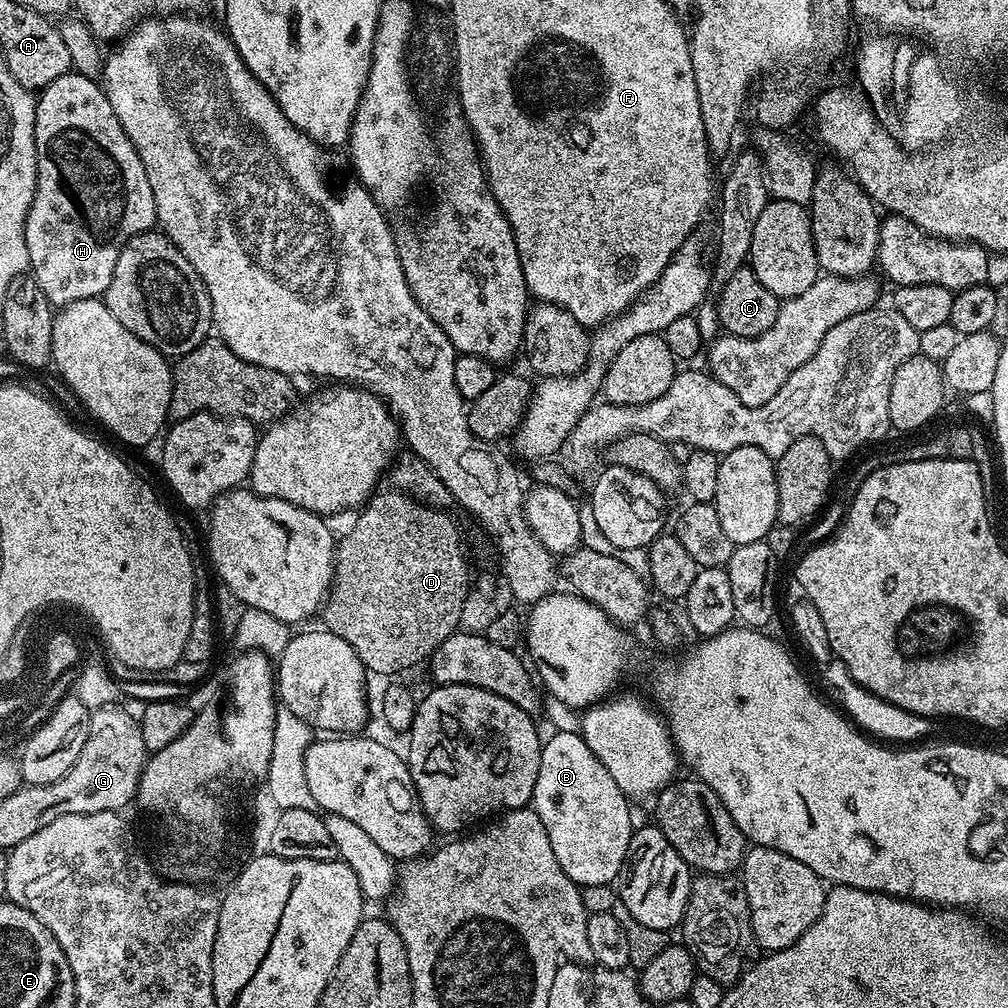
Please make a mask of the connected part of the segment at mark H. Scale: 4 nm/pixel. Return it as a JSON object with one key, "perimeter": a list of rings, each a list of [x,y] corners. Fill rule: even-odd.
{"perimeter":[[[75,70],[62,78],[54,78],[54,82],[39,93],[34,142],[36,193],[24,227],[30,274],[53,306],[103,297],[122,246],[126,246],[130,238],[157,227],[154,190],[150,190],[146,166],[142,166],[138,150],[134,150],[130,138],[122,130],[122,122],[118,122],[118,114],[114,114],[114,106],[110,106],[103,87]]]}

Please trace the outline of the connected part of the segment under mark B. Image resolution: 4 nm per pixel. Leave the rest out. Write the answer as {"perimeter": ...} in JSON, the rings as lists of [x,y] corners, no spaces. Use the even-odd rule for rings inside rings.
{"perimeter":[[[553,731],[551,735],[540,746],[538,782],[534,782],[530,807],[546,826],[558,866],[575,884],[581,889],[612,884],[620,875],[634,831],[633,805],[580,732]]]}

